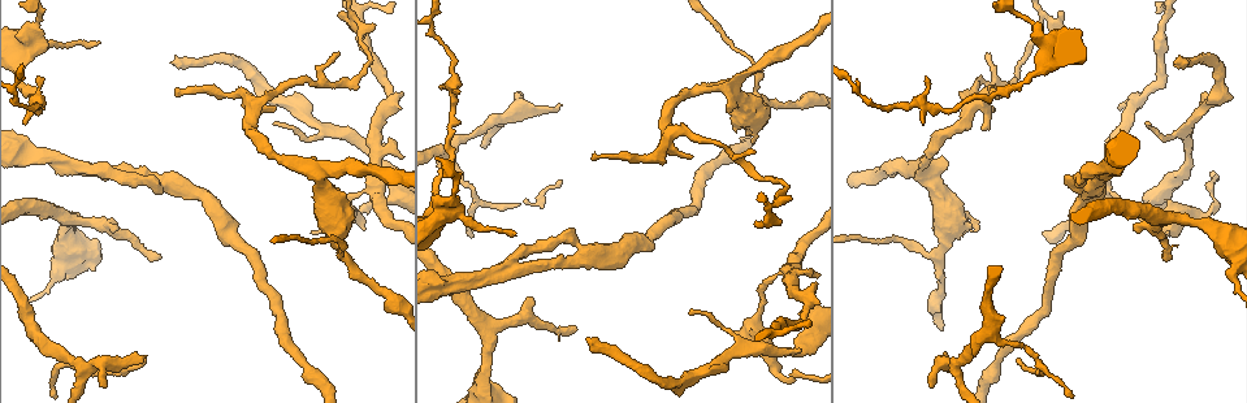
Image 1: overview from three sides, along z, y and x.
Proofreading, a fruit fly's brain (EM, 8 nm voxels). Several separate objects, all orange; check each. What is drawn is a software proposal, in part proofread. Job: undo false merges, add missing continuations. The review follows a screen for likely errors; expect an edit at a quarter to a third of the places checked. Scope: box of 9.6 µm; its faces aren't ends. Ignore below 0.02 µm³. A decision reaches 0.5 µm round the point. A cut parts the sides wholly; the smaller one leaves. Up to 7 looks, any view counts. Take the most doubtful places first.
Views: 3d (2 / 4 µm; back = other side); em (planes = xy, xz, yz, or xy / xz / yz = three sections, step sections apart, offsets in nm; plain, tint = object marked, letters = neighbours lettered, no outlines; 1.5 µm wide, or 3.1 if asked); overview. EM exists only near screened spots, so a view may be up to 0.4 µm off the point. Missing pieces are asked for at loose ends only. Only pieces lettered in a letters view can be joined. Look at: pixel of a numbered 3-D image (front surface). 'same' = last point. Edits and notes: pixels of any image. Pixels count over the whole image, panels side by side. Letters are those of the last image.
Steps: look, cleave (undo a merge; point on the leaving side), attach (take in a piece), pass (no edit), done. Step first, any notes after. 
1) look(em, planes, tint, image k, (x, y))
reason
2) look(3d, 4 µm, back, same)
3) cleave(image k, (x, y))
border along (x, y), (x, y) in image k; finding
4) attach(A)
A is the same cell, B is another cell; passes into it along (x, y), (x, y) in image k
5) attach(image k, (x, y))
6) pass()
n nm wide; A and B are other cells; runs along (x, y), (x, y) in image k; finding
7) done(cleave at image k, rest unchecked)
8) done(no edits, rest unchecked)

look(em, planes, letters, image 1, (594, 159))
branch stops here

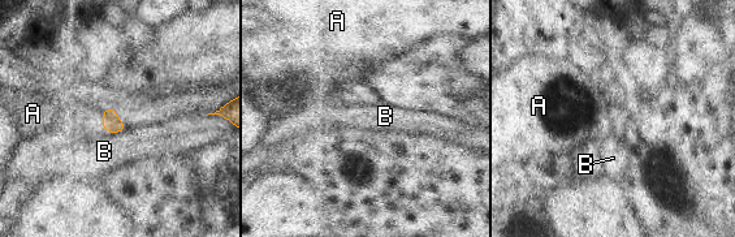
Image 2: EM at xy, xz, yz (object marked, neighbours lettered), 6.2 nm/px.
pass()
A and B are other cells; border along (126, 126), (119, 132), (103, 129) in image 2; none of them fits

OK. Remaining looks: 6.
look(em, planes, tint, image 1, (512, 234))
branch stops here

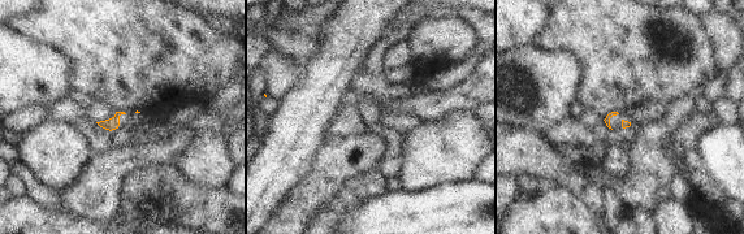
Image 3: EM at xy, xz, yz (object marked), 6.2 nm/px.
look(em, planes, letters, same)
what lies round it

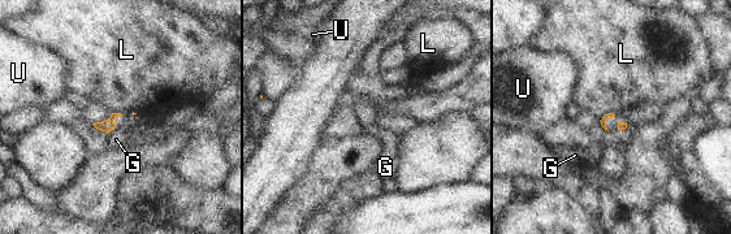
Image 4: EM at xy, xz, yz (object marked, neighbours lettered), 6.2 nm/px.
pass()
G, L and U are other cells; border along (112, 112), (121, 115) in image 4; no lettered piece goes on from it

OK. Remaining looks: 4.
look(em, xz, step 4, letters, image 1, (782, 221))
free end

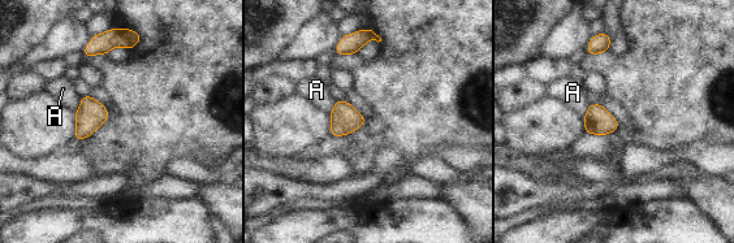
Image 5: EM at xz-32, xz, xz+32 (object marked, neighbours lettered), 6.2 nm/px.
pass()
A is another cell; border along (335, 99), (335, 107), (328, 112) in image 5; none of them fits

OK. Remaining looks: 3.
done(no edits, rest unchecked)

